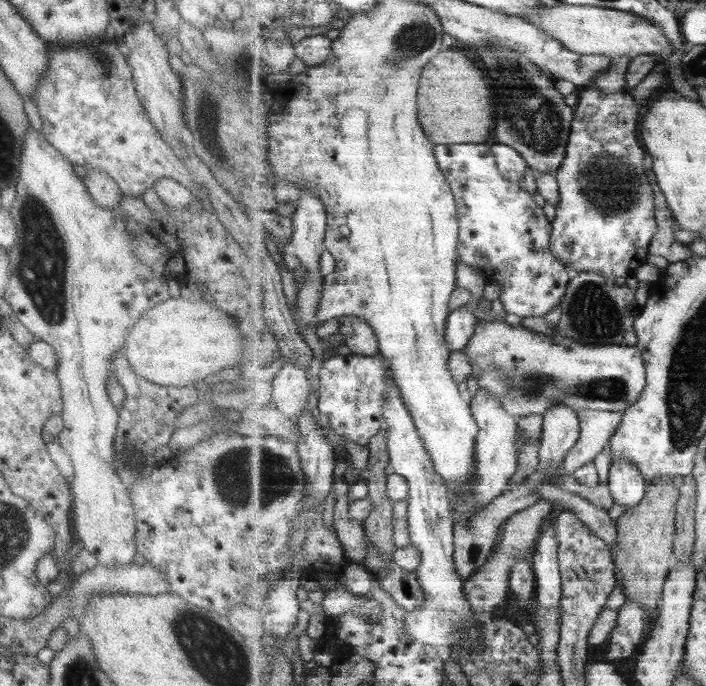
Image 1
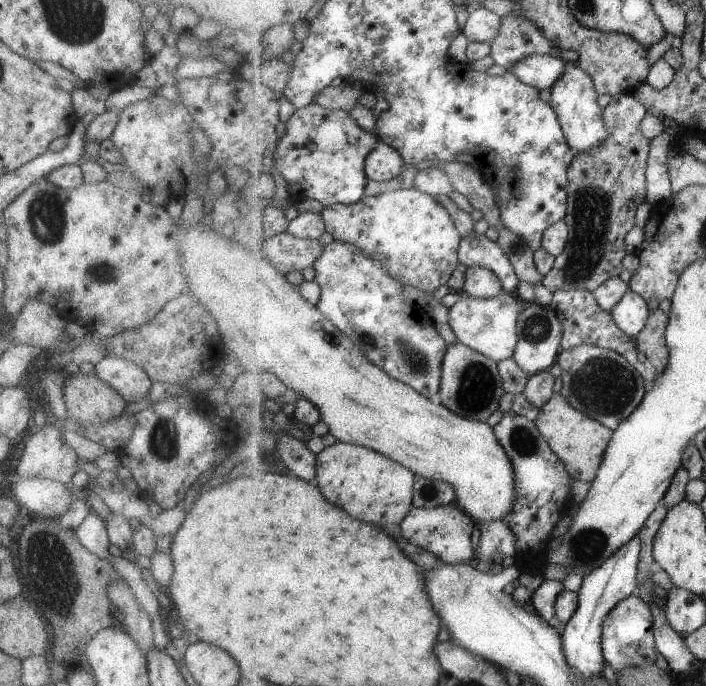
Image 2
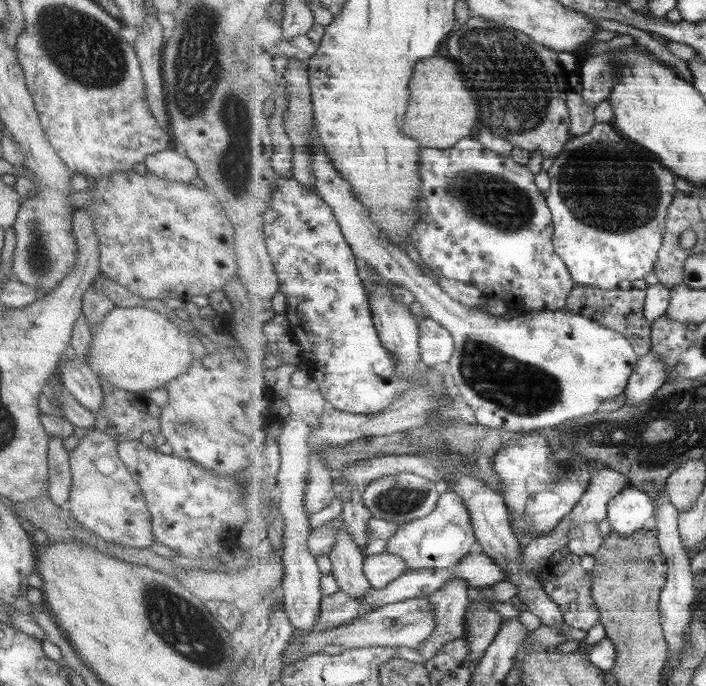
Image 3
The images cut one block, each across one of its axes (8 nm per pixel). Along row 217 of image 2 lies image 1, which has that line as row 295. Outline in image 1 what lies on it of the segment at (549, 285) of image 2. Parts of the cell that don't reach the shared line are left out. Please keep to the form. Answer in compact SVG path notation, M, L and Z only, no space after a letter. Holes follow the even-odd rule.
M581 272L569 282L563 297L560 334L589 346L633 346L638 344L635 322L643 313L635 300L635 289L617 285L613 279L592 272Z

